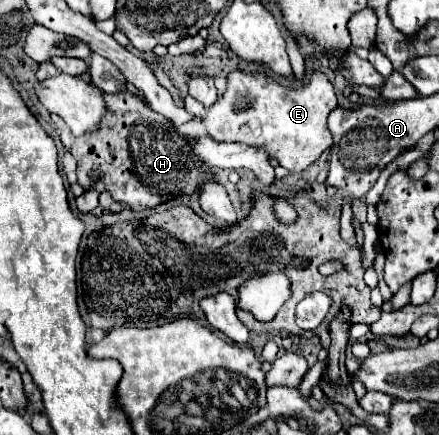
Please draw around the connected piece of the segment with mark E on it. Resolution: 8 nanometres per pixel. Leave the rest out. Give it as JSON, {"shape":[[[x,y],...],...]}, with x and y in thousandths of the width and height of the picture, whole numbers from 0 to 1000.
{"shape":[[[531,163],[517,182],[517,209],[494,237],[472,251],[462,292],[490,324],[558,329],[595,338],[613,361],[626,361],[658,393],[690,393],[754,338],[745,269],[768,246],[768,218],[754,186],[736,168],[713,168],[672,200],[640,195],[608,172],[558,172]]]}

